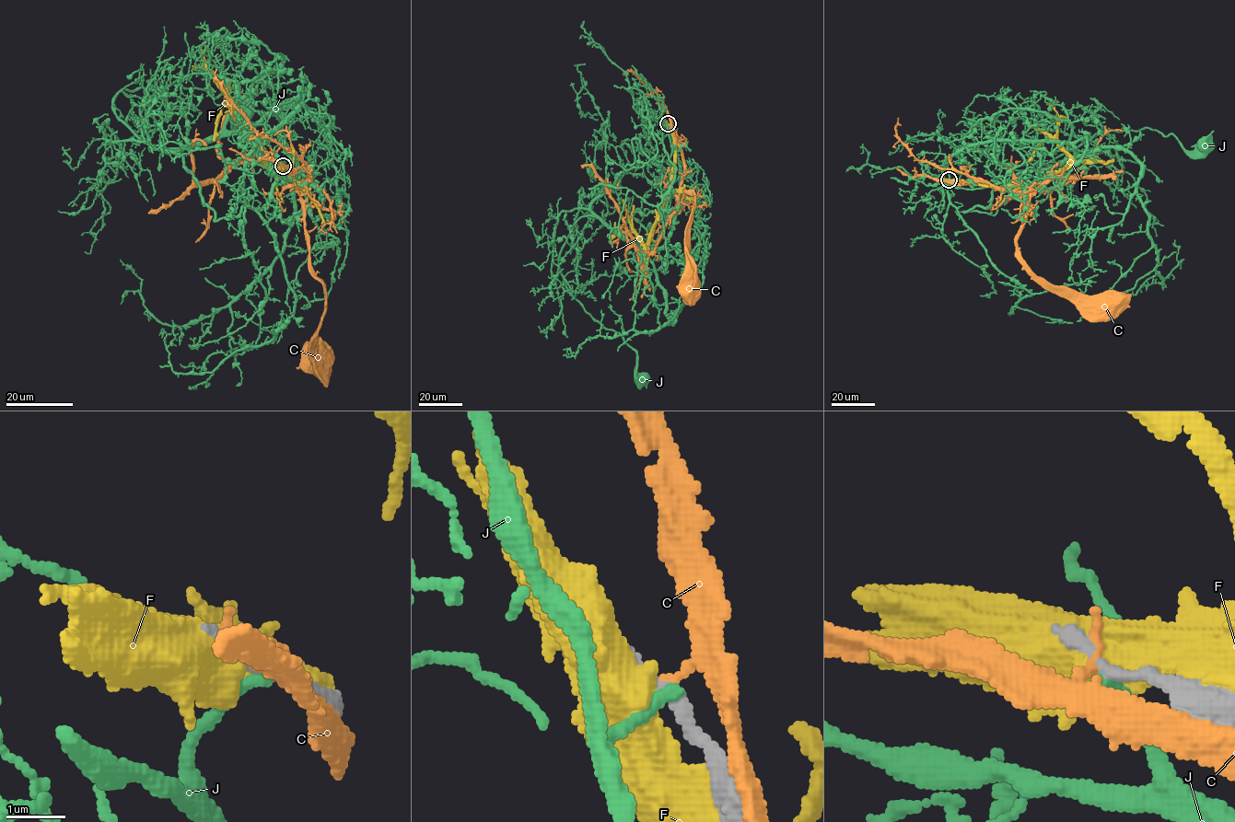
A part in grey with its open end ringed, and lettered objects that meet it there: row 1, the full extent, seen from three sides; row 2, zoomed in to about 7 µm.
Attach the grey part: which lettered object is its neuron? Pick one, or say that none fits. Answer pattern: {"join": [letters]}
{"join": []}

